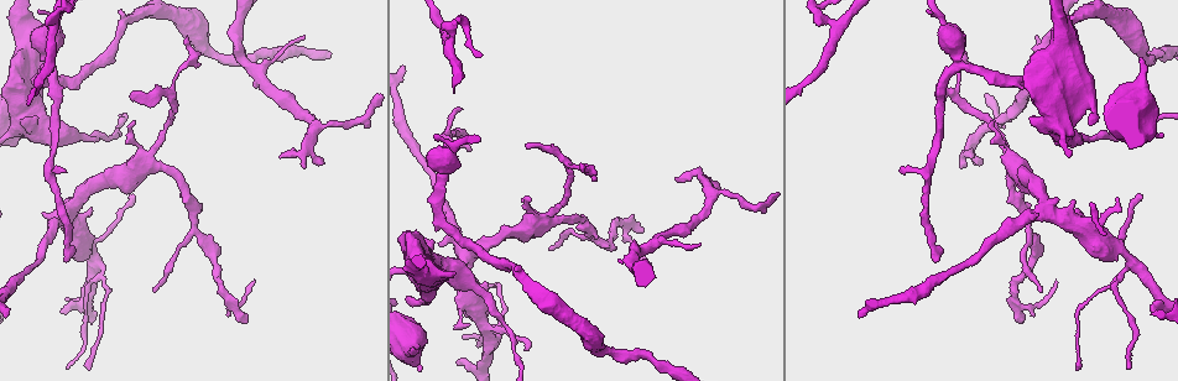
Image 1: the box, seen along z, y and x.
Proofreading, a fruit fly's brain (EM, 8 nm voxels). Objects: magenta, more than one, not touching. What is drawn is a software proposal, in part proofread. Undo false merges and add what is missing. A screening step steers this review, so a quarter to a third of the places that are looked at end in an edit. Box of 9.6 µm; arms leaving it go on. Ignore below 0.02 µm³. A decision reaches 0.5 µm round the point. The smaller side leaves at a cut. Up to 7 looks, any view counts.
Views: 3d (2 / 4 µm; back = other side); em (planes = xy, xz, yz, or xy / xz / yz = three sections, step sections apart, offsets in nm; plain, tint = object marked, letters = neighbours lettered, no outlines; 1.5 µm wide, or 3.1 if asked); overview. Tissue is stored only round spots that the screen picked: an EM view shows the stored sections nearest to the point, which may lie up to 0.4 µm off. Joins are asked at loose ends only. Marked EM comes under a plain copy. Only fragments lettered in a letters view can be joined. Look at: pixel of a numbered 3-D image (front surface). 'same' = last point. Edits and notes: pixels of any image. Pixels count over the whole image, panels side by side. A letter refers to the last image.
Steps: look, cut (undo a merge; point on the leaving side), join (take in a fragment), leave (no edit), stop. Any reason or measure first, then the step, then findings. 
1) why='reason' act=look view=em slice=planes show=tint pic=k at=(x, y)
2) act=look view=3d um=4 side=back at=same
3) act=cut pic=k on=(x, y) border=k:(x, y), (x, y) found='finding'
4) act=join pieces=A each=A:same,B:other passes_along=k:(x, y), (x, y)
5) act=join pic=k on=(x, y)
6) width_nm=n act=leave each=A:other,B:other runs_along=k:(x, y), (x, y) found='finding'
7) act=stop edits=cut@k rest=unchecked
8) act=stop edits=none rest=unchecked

why='arms part here' act=look view=em slice=planes show=letters pic=1 at=(834, 23)

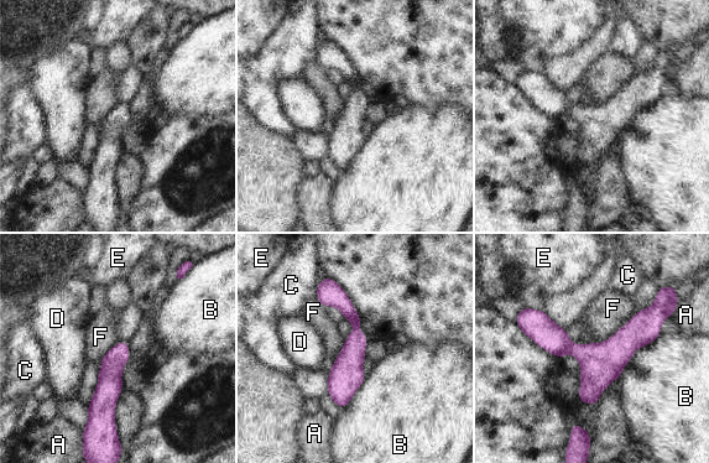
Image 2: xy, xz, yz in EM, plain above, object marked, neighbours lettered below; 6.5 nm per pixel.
act=leave each=A:other,B:other,C:other,D:other,E:other,F:other border=2:(636, 312), (601, 342), (580, 342) found='one neuron here'

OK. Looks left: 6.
why='thin end' act=look view=3d um=2 pic=1 at=(40, 13)

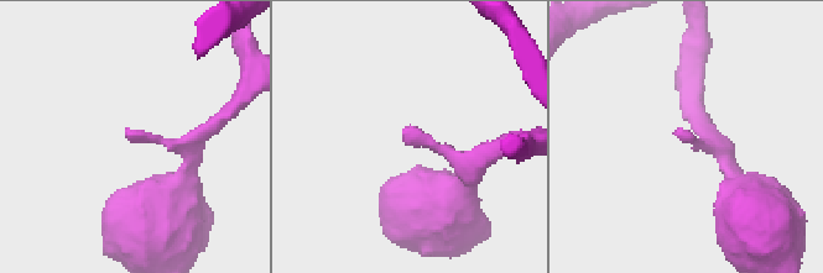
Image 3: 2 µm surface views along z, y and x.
act=look view=em slice=planes show=letters pic=3 at=(673, 133)

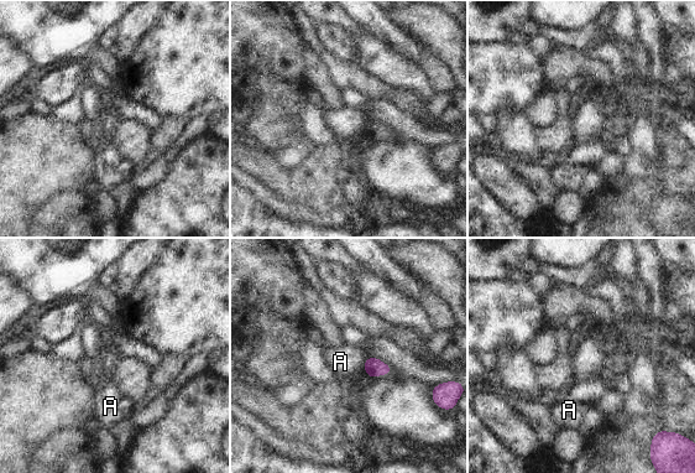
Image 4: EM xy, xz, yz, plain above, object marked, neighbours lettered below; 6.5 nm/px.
width_nm=120 act=leave each=A:other border=4:(365, 359), (362, 367) found='no lettered fragment goes on from it'

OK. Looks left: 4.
why='thin end' act=look view=em slice=planes show=letters pic=1 at=(585, 166)

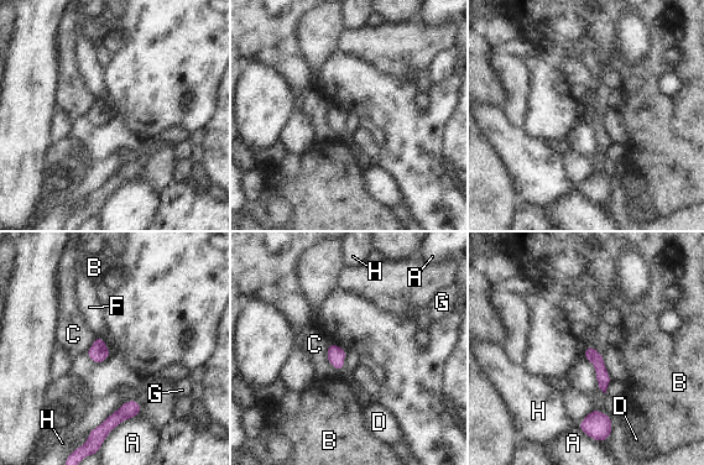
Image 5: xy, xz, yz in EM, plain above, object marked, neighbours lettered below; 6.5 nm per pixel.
act=leave each=A:other,B:other,C:other,D:other,F:other,G:other,H:other border=5:(97, 335), (103, 337) found='no lettered fragment goes on from it'

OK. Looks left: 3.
act=stop edits=none rest=unchecked

